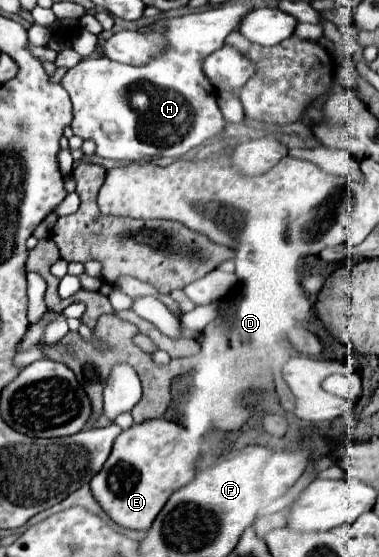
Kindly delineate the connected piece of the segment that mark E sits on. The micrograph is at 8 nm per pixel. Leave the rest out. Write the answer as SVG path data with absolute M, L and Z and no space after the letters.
M154 418L154 420L146 420L142 424L134 424L132 428L124 430L110 452L110 458L104 462L102 470L90 480L90 490L92 496L96 498L96 502L102 506L102 510L108 514L108 518L112 522L116 522L122 528L128 530L148 530L154 522L154 518L158 516L158 512L164 508L164 502L182 486L186 486L186 482L192 480L194 476L194 466L196 460L200 456L200 452L204 450L204 442L202 440L192 440L192 436L188 434L186 428L164 420L164 418Z

